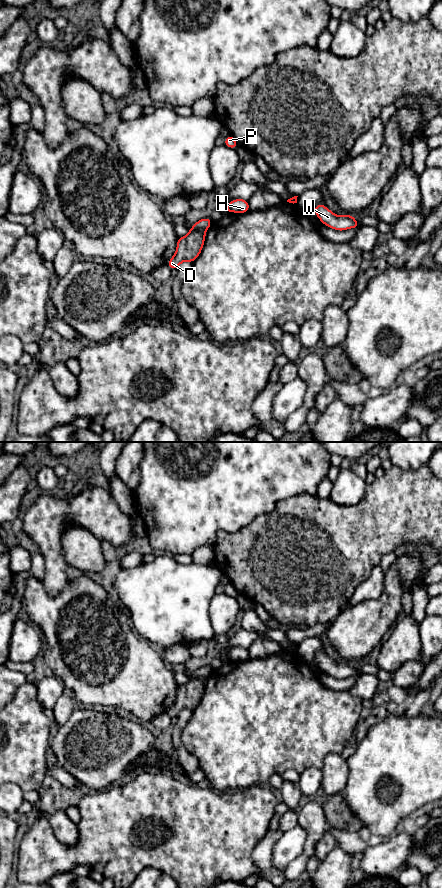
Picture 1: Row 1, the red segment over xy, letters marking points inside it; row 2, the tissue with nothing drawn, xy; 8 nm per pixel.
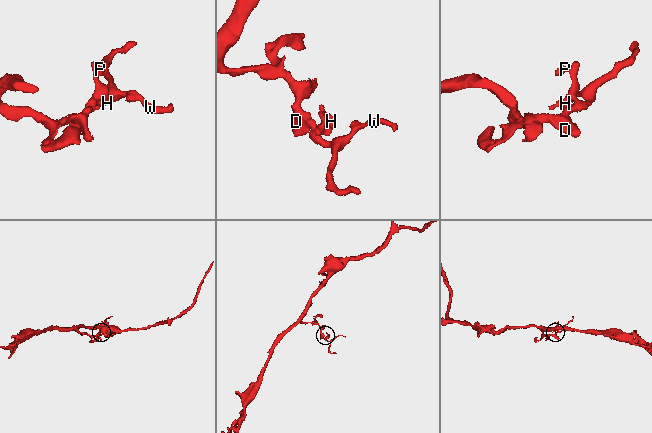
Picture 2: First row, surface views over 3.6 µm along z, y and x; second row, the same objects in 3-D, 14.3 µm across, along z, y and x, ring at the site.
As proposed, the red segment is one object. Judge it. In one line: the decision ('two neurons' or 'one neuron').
two neurons

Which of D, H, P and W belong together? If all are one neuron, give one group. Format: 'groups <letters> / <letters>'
groups D / H P W

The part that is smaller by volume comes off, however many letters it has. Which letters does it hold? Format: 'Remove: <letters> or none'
Remove: H, P, W

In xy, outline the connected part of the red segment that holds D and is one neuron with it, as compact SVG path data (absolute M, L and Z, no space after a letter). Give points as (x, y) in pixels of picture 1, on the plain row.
M189 676L186 684L178 685L175 702L167 710L171 718L175 718L183 709L193 711L200 703L205 690L206 679Z

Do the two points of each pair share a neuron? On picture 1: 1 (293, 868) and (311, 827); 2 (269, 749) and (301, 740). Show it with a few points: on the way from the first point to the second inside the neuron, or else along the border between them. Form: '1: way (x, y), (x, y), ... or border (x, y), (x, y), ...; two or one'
1: way (303, 858), (309, 850), (311, 837); one
2: way (277, 741), (293, 740); one

